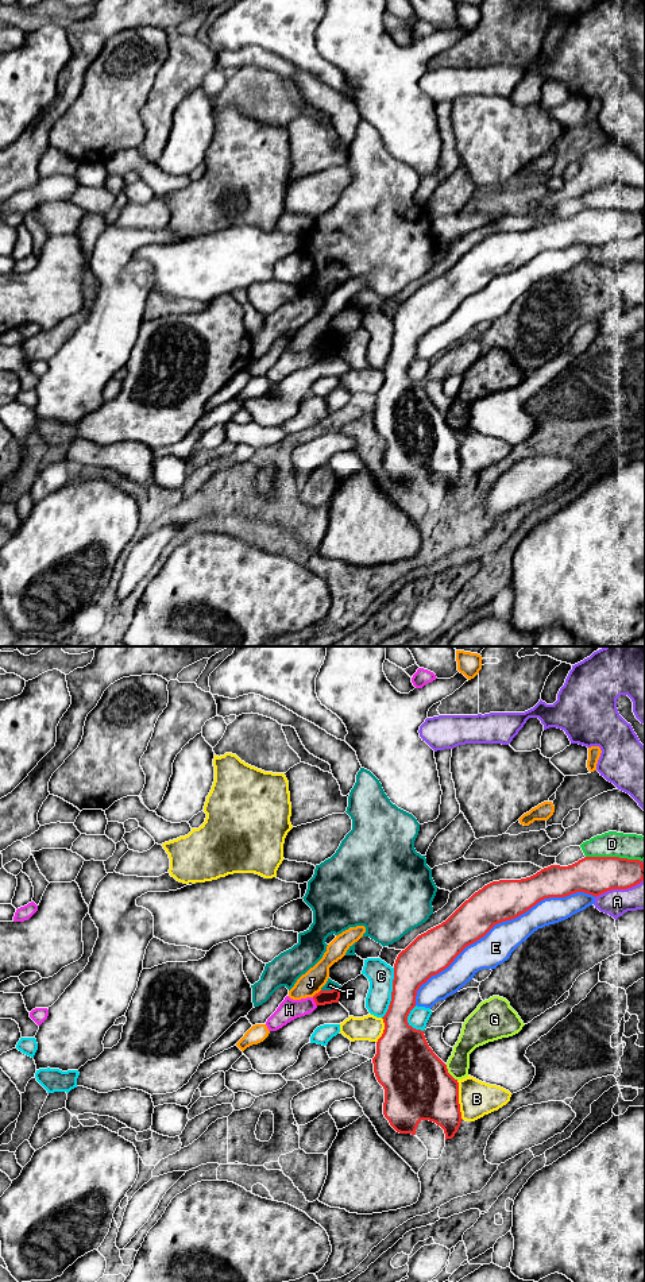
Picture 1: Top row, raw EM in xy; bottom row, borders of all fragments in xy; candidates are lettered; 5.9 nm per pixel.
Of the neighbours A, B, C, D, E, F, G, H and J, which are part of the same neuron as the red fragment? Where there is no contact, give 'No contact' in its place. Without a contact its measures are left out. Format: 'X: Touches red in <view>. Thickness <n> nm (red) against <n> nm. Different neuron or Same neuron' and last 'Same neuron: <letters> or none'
A: Touches red in xy. Thickness 220 nm (red) against 160 nm. Different neuron
B: Touches red in xy. Thickness 400 nm (red) against 220 nm. Different neuron
C: Touches red in xy. Thickness 240 nm (red) against 150 nm. Different neuron
D: Touches red in xy. Thickness 220 nm (red) against 160 nm. Different neuron
E: Touches red in xy. Thickness 240 nm (red) against 200 nm. Different neuron
F: Touches red in xy. Thickness 90 nm (red) against 60 nm. Different neuron
G: Touches red in xy. Thickness 400 nm (red) against 140 nm. Different neuron
H: Touches red in xy. Thickness 90 nm (red) against 130 nm. Different neuron
J: Touches red in xy. Thickness 90 nm (red) against 140 nm. Different neuron
Same neuron: none

